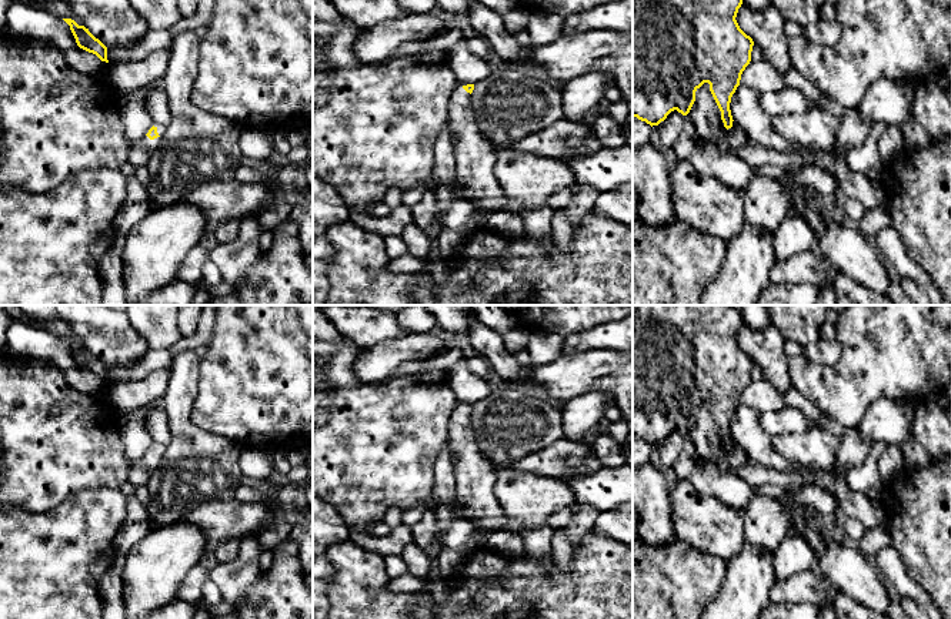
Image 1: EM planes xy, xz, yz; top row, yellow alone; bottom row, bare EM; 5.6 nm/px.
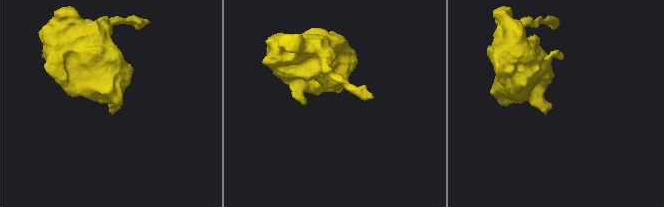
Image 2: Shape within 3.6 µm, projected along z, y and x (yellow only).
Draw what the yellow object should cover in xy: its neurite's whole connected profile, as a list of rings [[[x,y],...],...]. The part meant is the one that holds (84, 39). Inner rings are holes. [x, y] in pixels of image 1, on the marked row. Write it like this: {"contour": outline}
{"contour": [[[63,19],[69,26],[70,30],[76,39],[76,43],[80,48],[96,54],[101,61],[109,63],[107,60],[107,47],[96,39],[89,29],[84,26],[79,26],[74,20],[71,19]]]}

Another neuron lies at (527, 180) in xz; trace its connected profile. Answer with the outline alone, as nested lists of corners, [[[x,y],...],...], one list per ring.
[[[513,148],[497,151],[494,177],[510,204],[504,211],[521,217],[547,205],[557,190],[575,183],[573,171],[563,160]]]

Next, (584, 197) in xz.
[[[577,181],[573,183],[570,188],[573,190],[573,197],[563,213],[573,225],[577,225],[593,213],[598,191],[590,185],[578,184]]]

